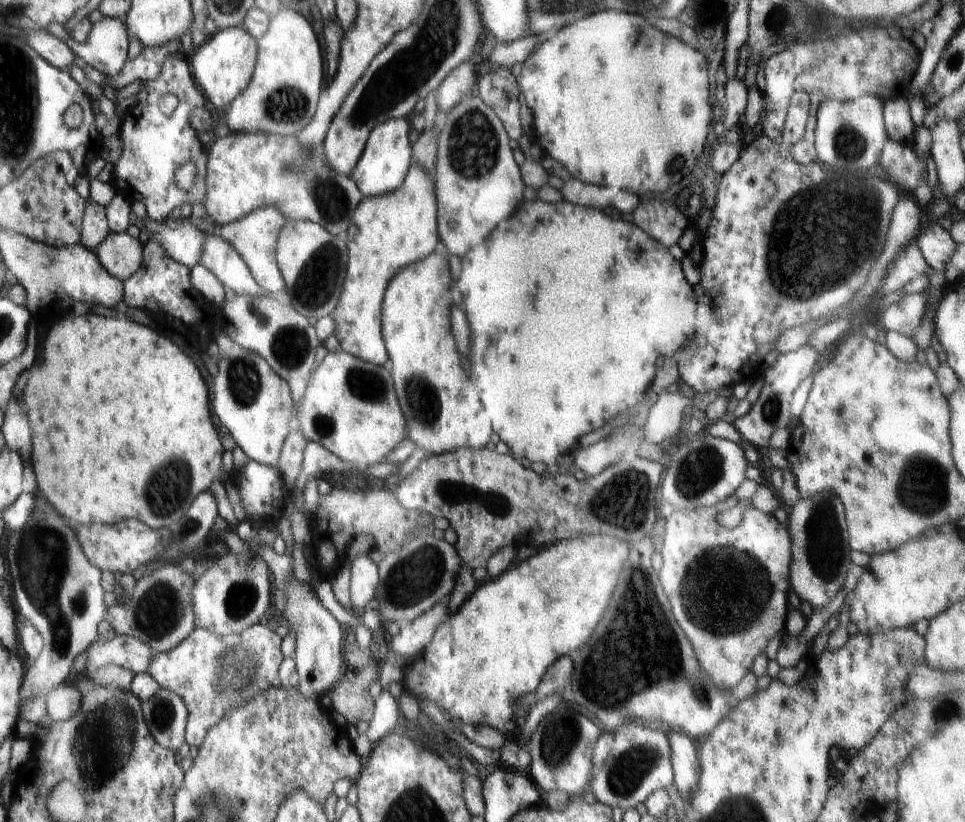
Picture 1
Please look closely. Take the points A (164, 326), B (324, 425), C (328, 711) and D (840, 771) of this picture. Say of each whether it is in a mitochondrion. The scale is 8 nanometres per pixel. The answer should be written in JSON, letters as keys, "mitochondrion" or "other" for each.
{"A":"other","B":"mitochondrion","C":"other","D":"other"}

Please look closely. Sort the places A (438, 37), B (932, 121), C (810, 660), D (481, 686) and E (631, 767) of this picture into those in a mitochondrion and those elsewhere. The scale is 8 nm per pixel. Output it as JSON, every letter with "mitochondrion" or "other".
{"A":"mitochondrion","B":"other","C":"other","D":"other","E":"mitochondrion"}

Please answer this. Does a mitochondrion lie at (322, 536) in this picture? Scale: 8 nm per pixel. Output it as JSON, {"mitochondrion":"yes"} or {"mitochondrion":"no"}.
{"mitochondrion":"no"}

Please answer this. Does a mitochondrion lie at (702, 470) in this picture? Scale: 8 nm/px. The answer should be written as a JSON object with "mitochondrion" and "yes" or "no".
{"mitochondrion":"yes"}

